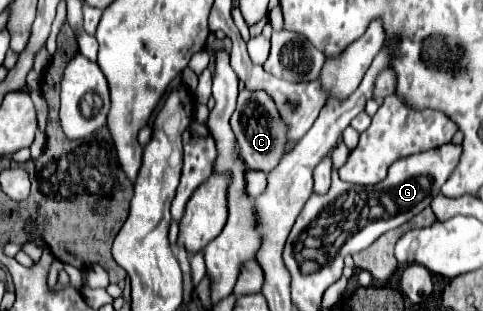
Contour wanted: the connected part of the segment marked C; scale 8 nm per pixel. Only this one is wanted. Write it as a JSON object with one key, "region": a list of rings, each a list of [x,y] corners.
{"region":[[[251,90],[239,92],[237,108],[231,116],[231,128],[247,166],[263,172],[273,170],[273,166],[281,160],[281,154],[285,152],[287,138],[285,138],[285,124],[281,122],[281,118],[277,118],[277,108],[273,106],[273,100],[265,92],[251,92]]]}

